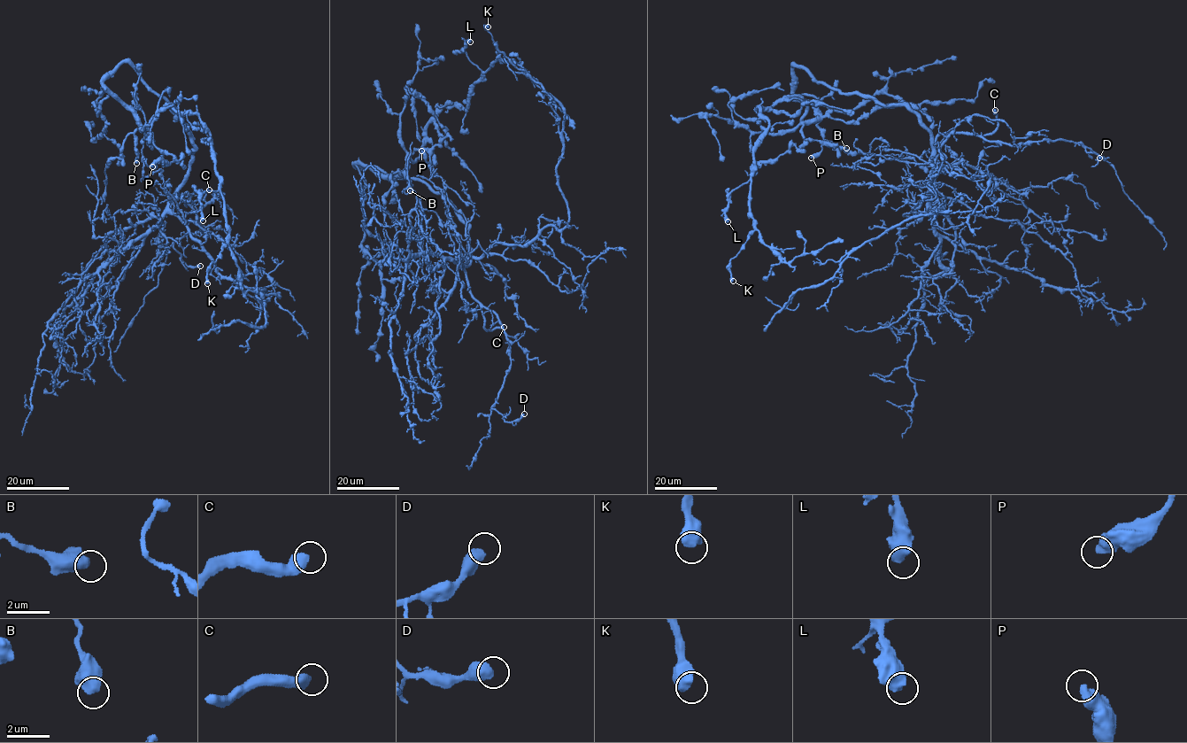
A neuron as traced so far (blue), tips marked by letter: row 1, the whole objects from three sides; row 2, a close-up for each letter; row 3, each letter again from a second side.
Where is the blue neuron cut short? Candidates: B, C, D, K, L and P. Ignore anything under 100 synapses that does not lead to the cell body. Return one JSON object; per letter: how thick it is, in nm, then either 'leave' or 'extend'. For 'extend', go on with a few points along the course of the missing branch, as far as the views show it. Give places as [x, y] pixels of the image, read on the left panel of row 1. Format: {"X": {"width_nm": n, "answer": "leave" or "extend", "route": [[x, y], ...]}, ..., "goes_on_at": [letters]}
{"B": {"width_nm": 650, "answer": "leave"}, "C": {"width_nm": 550, "answer": "extend"}, "D": {"width_nm": 550, "answer": "leave"}, "K": {"width_nm": 700, "answer": "leave"}, "L": {"width_nm": 700, "answer": "leave"}, "P": {"width_nm": 550, "answer": "leave"}, "goes_on_at": ["C"]}

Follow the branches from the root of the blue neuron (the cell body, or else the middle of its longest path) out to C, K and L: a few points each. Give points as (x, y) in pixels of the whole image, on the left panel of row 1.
C: (165, 101), (185, 124), (195, 147), (187, 177), (174, 193), (177, 189), (185, 205), (195, 192), (209, 189)
K: (165, 101), (128, 63), (104, 81), (144, 127), (172, 104), (196, 113), (209, 132), (228, 233), (207, 283)
L: (165, 101), (128, 63), (104, 81), (144, 127), (169, 104), (199, 117), (219, 180), (200, 198), (203, 220)

